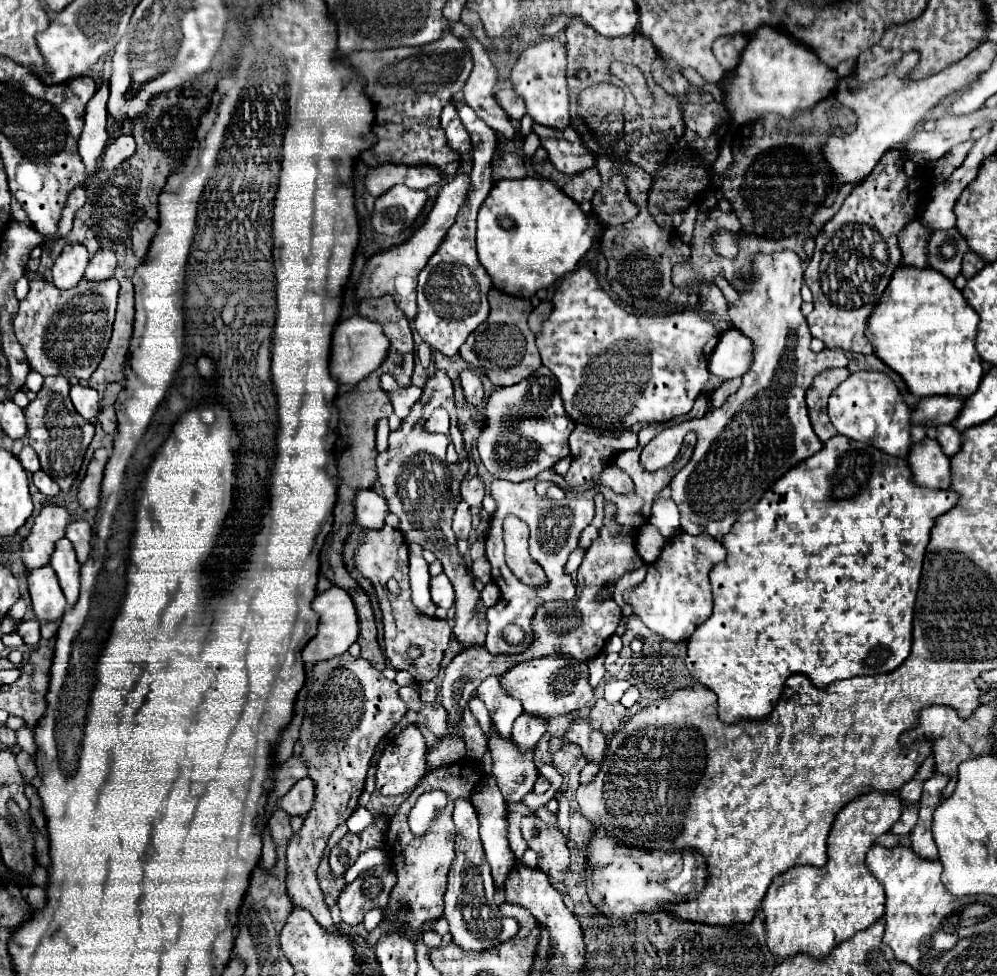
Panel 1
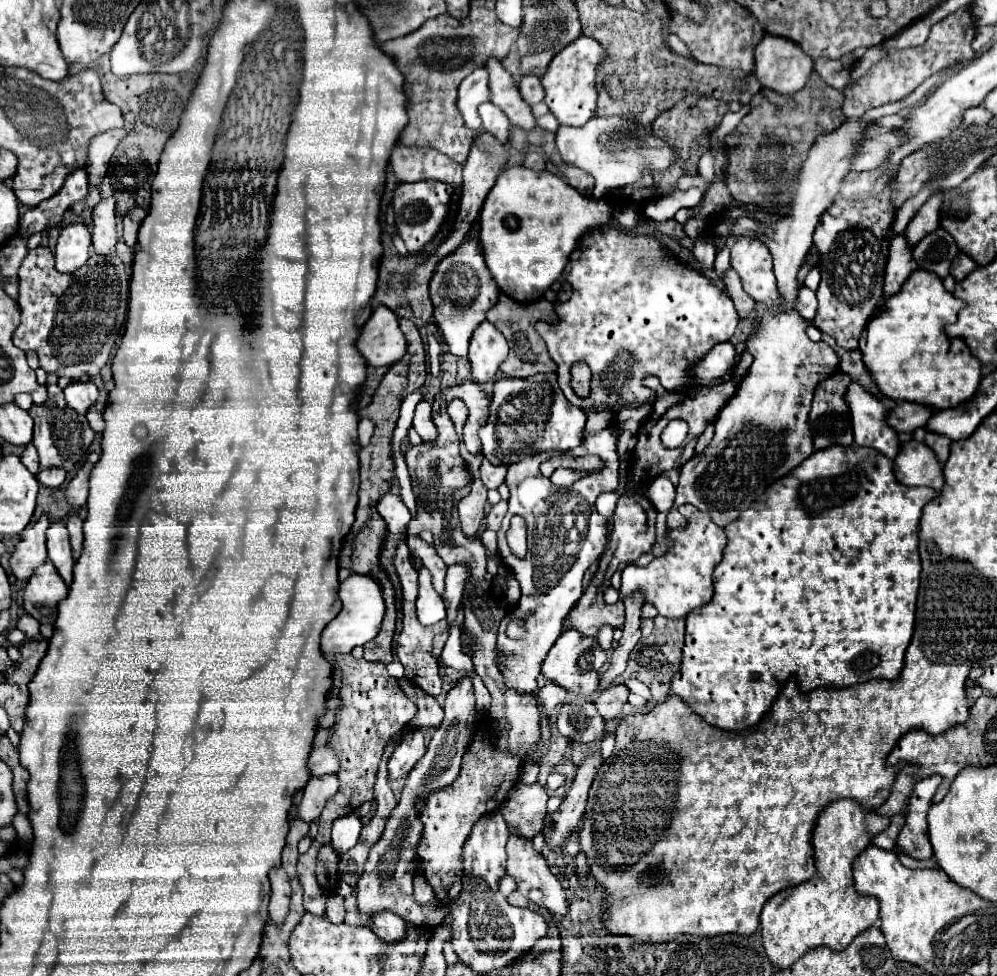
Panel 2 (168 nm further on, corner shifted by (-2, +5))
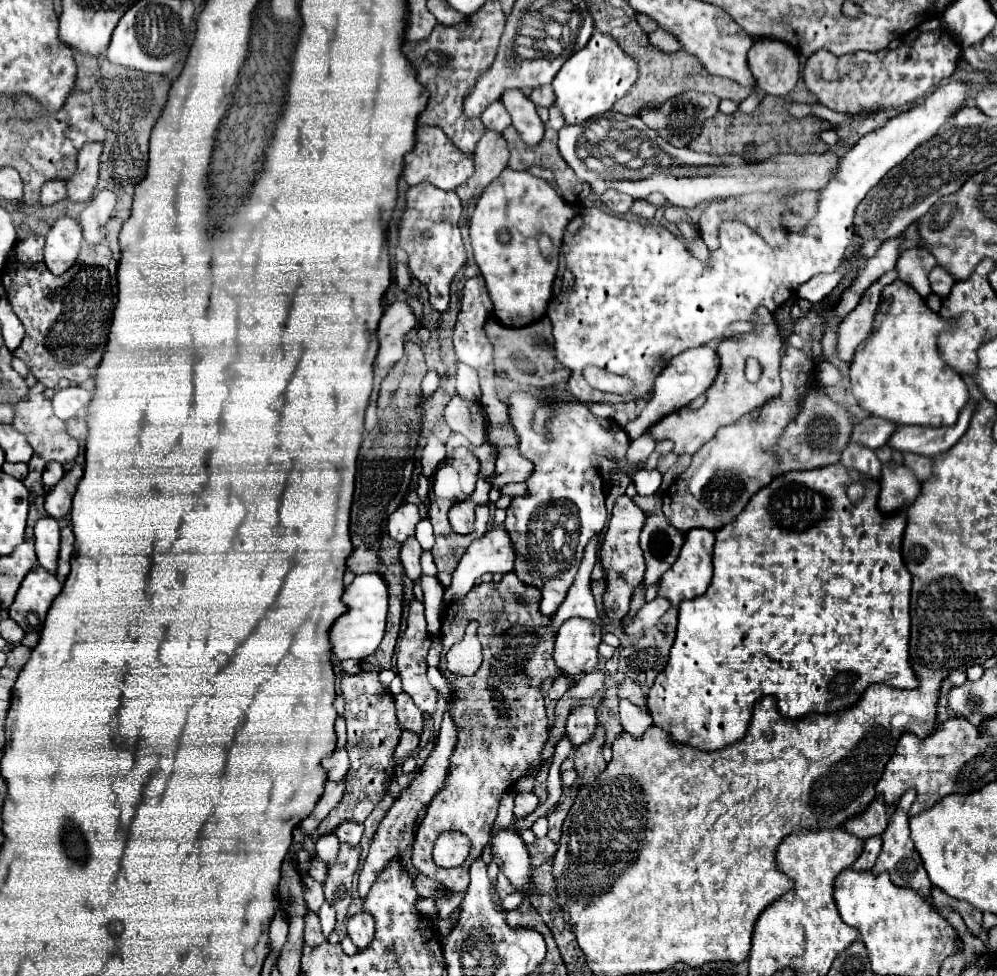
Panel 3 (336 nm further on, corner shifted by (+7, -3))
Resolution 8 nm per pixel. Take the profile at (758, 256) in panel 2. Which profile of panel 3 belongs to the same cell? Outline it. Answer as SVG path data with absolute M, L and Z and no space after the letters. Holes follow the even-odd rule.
M947 82L933 92L923 106L917 106L909 112L903 112L891 118L881 130L875 130L863 136L847 154L837 160L837 168L827 186L819 190L817 212L801 232L787 232L787 244L773 248L769 246L755 230L739 220L725 220L719 224L719 242L721 246L709 254L709 264L697 260L681 240L677 240L665 226L655 224L651 220L625 220L613 214L603 212L601 208L585 208L581 210L565 228L563 236L563 254L567 260L567 268L575 274L575 284L569 292L553 298L547 308L547 316L553 322L555 336L555 352L557 360L571 368L569 392L579 402L629 402L641 398L651 390L653 380L667 366L667 362L689 350L707 344L713 338L721 338L723 330L735 320L751 320L759 306L765 306L769 312L777 310L783 302L787 302L793 292L815 274L835 272L847 248L853 246L853 214L859 202L867 196L867 192L877 186L885 174L901 164L905 156L909 156L917 146L933 138L939 128L949 120L949 116L965 106L969 94L969 84L965 82ZM587 364L599 366L617 376L631 376L637 390L631 390L631 396L607 394L591 388L583 378L583 368Z

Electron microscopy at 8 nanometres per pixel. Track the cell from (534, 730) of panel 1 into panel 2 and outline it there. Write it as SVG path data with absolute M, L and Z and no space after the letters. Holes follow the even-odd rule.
M546 684L544 688L540 688L538 694L536 694L536 704L538 704L538 708L546 710L546 714L552 716L552 712L558 710L560 704L564 702L560 692L562 692L560 686L554 686L554 684Z

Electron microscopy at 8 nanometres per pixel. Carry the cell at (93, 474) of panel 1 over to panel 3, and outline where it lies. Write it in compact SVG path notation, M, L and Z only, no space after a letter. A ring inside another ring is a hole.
M75 464L75 466L71 466L65 472L61 482L57 482L55 488L51 488L47 492L47 496L45 496L45 510L47 510L49 516L61 520L61 518L65 518L69 514L71 498L75 494L75 488L77 488L81 476L83 476L83 468L79 464Z

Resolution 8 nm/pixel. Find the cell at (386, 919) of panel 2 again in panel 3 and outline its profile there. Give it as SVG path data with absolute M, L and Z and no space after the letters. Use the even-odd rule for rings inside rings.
M361 912L361 914L355 914L347 920L347 936L353 940L353 944L363 950L369 946L369 942L373 940L373 918L369 918L369 914Z

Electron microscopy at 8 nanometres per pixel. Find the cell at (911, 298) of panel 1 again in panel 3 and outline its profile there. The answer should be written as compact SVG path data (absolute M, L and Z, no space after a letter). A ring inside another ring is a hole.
M901 282L885 286L873 330L851 362L849 378L857 404L871 416L885 418L897 426L953 426L969 400L969 392L961 376L951 366L945 366L937 352L937 336L947 328L951 324L931 312L913 290L901 286Z

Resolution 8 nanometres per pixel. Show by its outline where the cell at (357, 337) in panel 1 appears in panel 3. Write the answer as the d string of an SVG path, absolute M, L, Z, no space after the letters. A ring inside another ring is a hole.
M395 302L391 304L381 322L379 322L379 354L375 358L375 366L381 368L391 368L395 366L401 356L403 356L403 344L405 344L405 334L417 328L417 318L407 302Z

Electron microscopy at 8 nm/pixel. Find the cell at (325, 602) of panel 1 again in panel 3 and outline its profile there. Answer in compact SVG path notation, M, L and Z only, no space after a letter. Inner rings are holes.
M359 574L351 582L351 586L347 586L347 590L343 594L343 602L347 602L349 610L331 628L333 654L339 660L345 660L345 658L363 660L377 650L377 646L381 644L383 634L385 634L387 610L389 610L387 582L383 580L381 574Z

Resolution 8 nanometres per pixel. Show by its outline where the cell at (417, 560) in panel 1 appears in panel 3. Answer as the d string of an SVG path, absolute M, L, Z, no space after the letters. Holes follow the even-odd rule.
M421 576L421 588L425 596L425 618L427 618L427 632L431 638L439 638L439 626L441 626L441 608L443 608L443 592L445 588L441 582L433 576Z

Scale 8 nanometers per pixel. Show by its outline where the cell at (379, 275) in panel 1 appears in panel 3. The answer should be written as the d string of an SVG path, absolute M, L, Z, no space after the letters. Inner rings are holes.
M487 130L475 150L473 178L469 178L469 182L457 188L459 198L463 202L469 202L471 198L481 196L485 186L503 172L503 168L507 166L507 160L509 160L509 150L503 134L495 130Z

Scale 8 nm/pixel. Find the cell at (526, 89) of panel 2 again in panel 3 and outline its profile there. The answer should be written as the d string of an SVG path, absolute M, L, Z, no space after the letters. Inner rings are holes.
M541 86L537 90L533 90L531 94L531 100L537 104L537 106L551 106L555 102L555 92L553 92L553 86Z

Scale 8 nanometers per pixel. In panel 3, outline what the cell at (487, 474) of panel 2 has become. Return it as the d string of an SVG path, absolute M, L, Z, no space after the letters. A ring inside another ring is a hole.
M505 448L503 454L499 454L497 458L497 466L495 466L495 478L493 478L493 486L505 486L511 482L525 482L533 472L533 462L529 458L525 458L519 448Z

